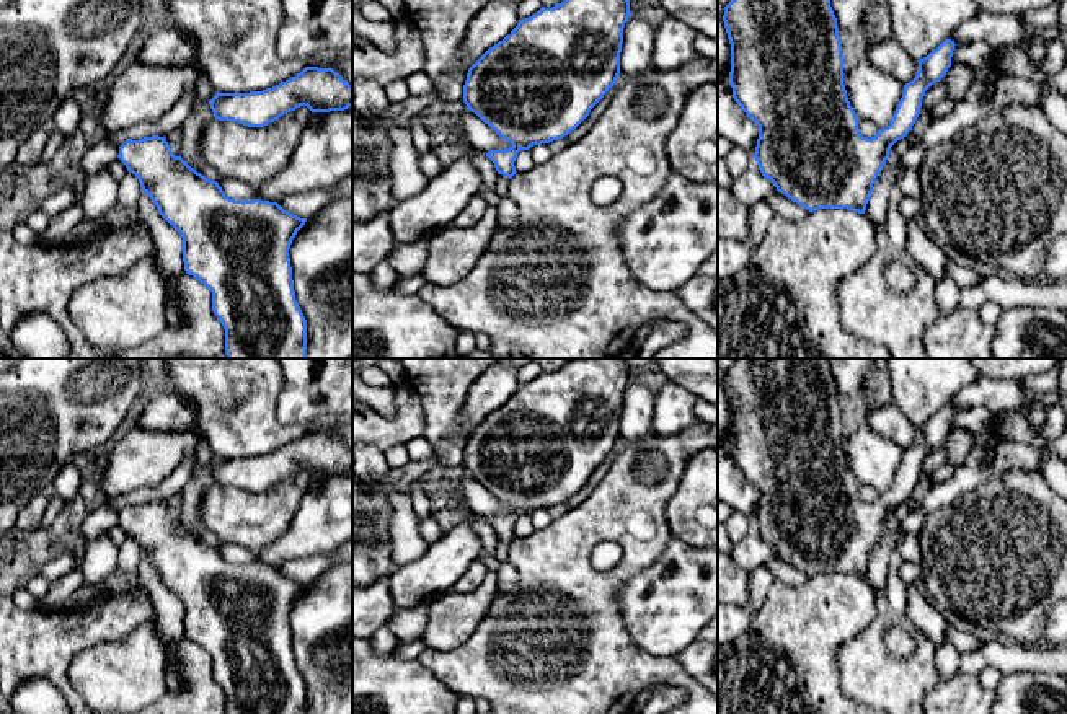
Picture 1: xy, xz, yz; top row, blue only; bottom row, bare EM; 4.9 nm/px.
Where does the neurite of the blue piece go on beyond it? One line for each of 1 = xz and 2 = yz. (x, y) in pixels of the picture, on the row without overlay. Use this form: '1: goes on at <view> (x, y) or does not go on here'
1: does not go on here
2: does not go on here

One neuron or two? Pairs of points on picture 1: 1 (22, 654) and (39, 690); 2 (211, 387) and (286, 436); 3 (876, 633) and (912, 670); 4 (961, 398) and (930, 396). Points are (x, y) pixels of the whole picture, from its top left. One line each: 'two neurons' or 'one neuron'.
1: two neurons
2: one neuron
3: one neuron
4: two neurons

